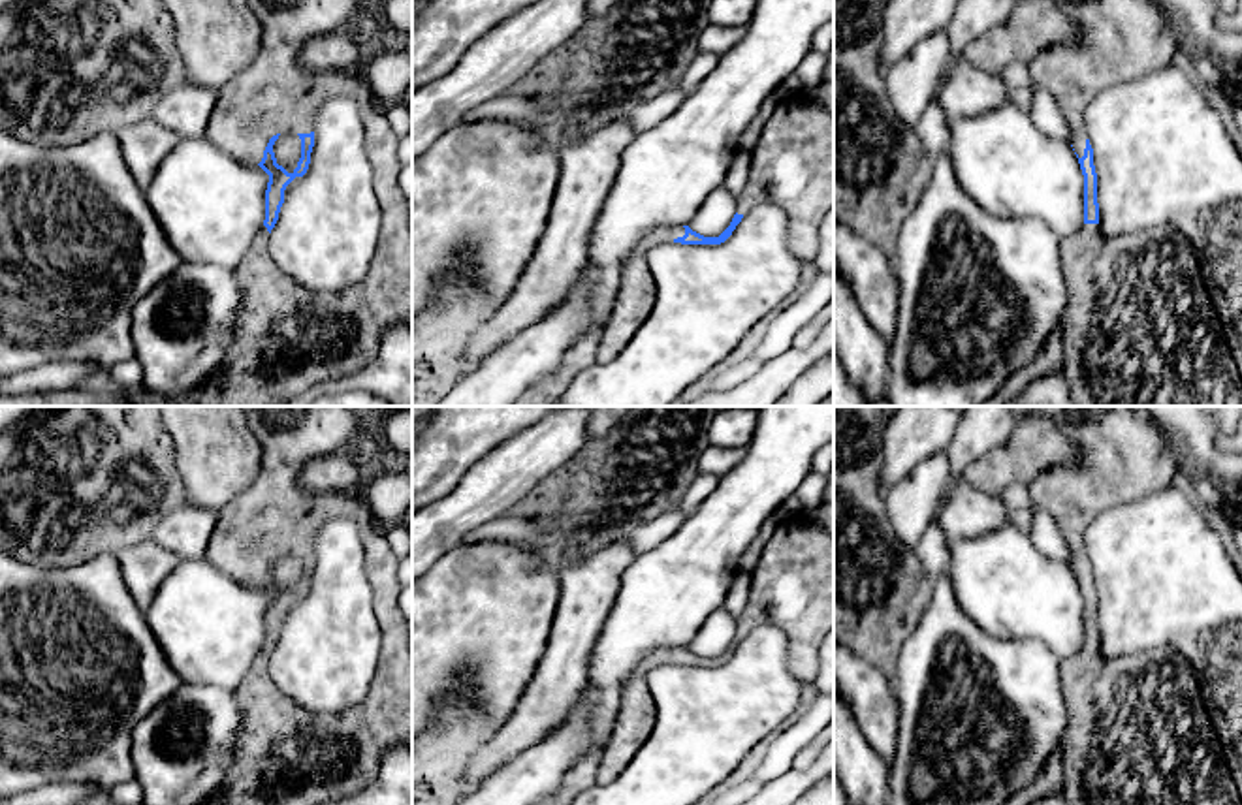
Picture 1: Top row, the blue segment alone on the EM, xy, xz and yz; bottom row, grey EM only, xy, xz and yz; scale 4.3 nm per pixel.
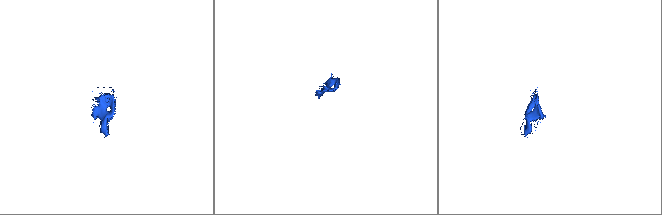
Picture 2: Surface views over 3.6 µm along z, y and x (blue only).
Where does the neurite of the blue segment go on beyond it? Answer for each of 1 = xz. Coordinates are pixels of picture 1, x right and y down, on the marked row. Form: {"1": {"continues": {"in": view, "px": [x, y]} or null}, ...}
{"1": {"continues": {"in": "xz", "px": [791, 166]}}}

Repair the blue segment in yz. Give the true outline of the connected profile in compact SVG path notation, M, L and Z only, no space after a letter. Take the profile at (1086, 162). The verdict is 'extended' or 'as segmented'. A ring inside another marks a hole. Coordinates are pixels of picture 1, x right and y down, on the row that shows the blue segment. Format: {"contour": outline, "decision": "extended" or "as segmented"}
{"contour": "M1054 0L1054 2L1078 26L1078 36L1073 41L1059 43L1039 53L1027 64L1027 70L1029 70L1029 77L1033 85L1046 90L1056 100L1058 109L1069 126L1071 147L1078 158L1078 164L1084 175L1084 224L1075 235L1059 239L1063 276L1067 286L1067 307L1065 307L1063 324L1059 331L1059 339L1063 344L1061 374L1065 376L1067 386L1071 389L1071 401L1075 406L1242 406L1242 380L1240 380L1236 363L1231 355L1223 325L1218 320L1212 301L1208 297L1191 239L1187 239L1186 235L1182 235L1180 231L1172 228L1148 228L1148 229L1140 229L1140 231L1107 241L1099 229L1097 173L1093 166L1093 149L1090 145L1090 139L1084 128L1084 113L1090 102L1101 90L1146 77L1172 64L1172 58L1178 51L1178 43L1174 36L1163 34L1167 17L1161 6L1157 4L1157 0Z", "decision": "extended"}

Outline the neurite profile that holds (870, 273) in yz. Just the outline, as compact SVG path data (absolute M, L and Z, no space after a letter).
M834 222L834 269L851 284L868 322L890 344L898 327L898 278L881 248Z

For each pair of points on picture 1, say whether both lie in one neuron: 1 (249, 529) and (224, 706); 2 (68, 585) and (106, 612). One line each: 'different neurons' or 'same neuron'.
1: different neurons
2: same neuron

